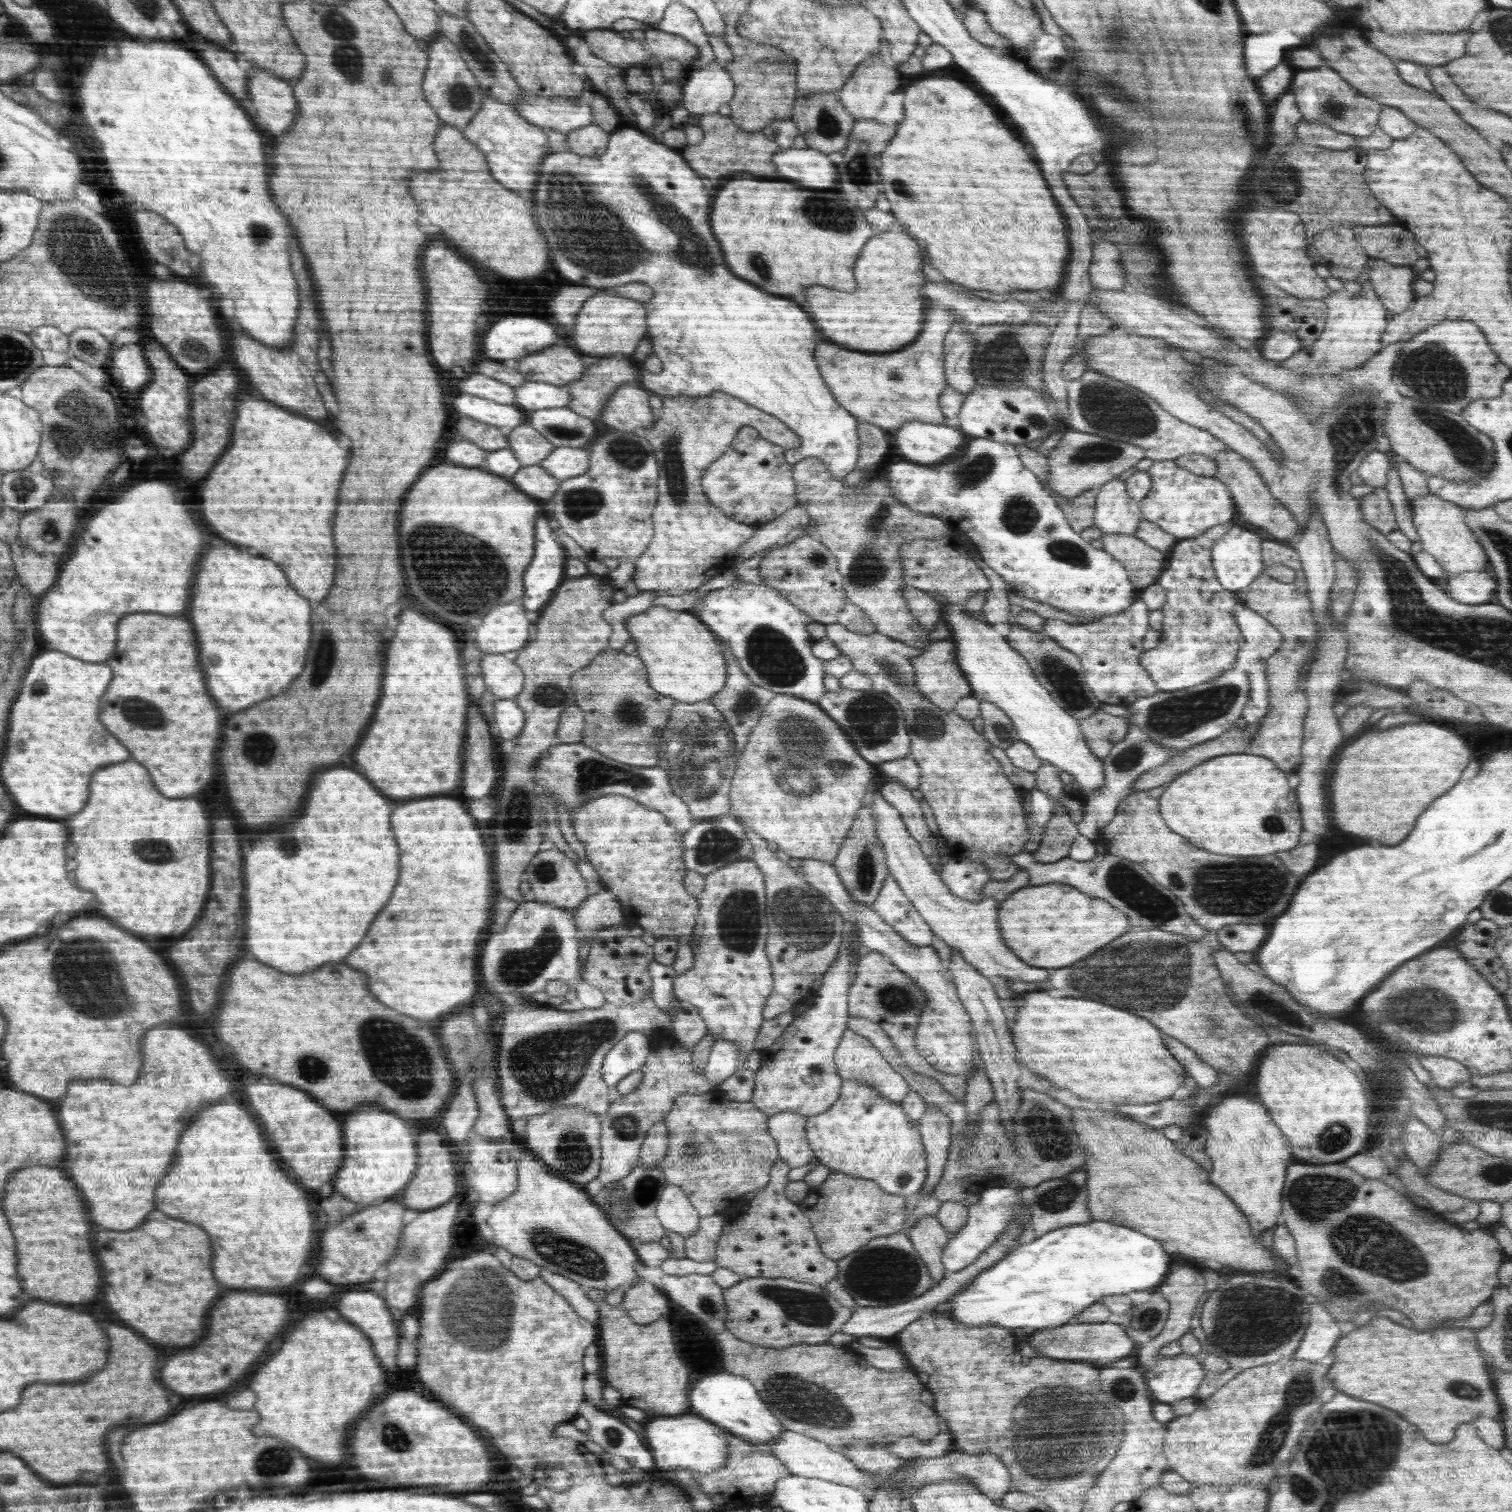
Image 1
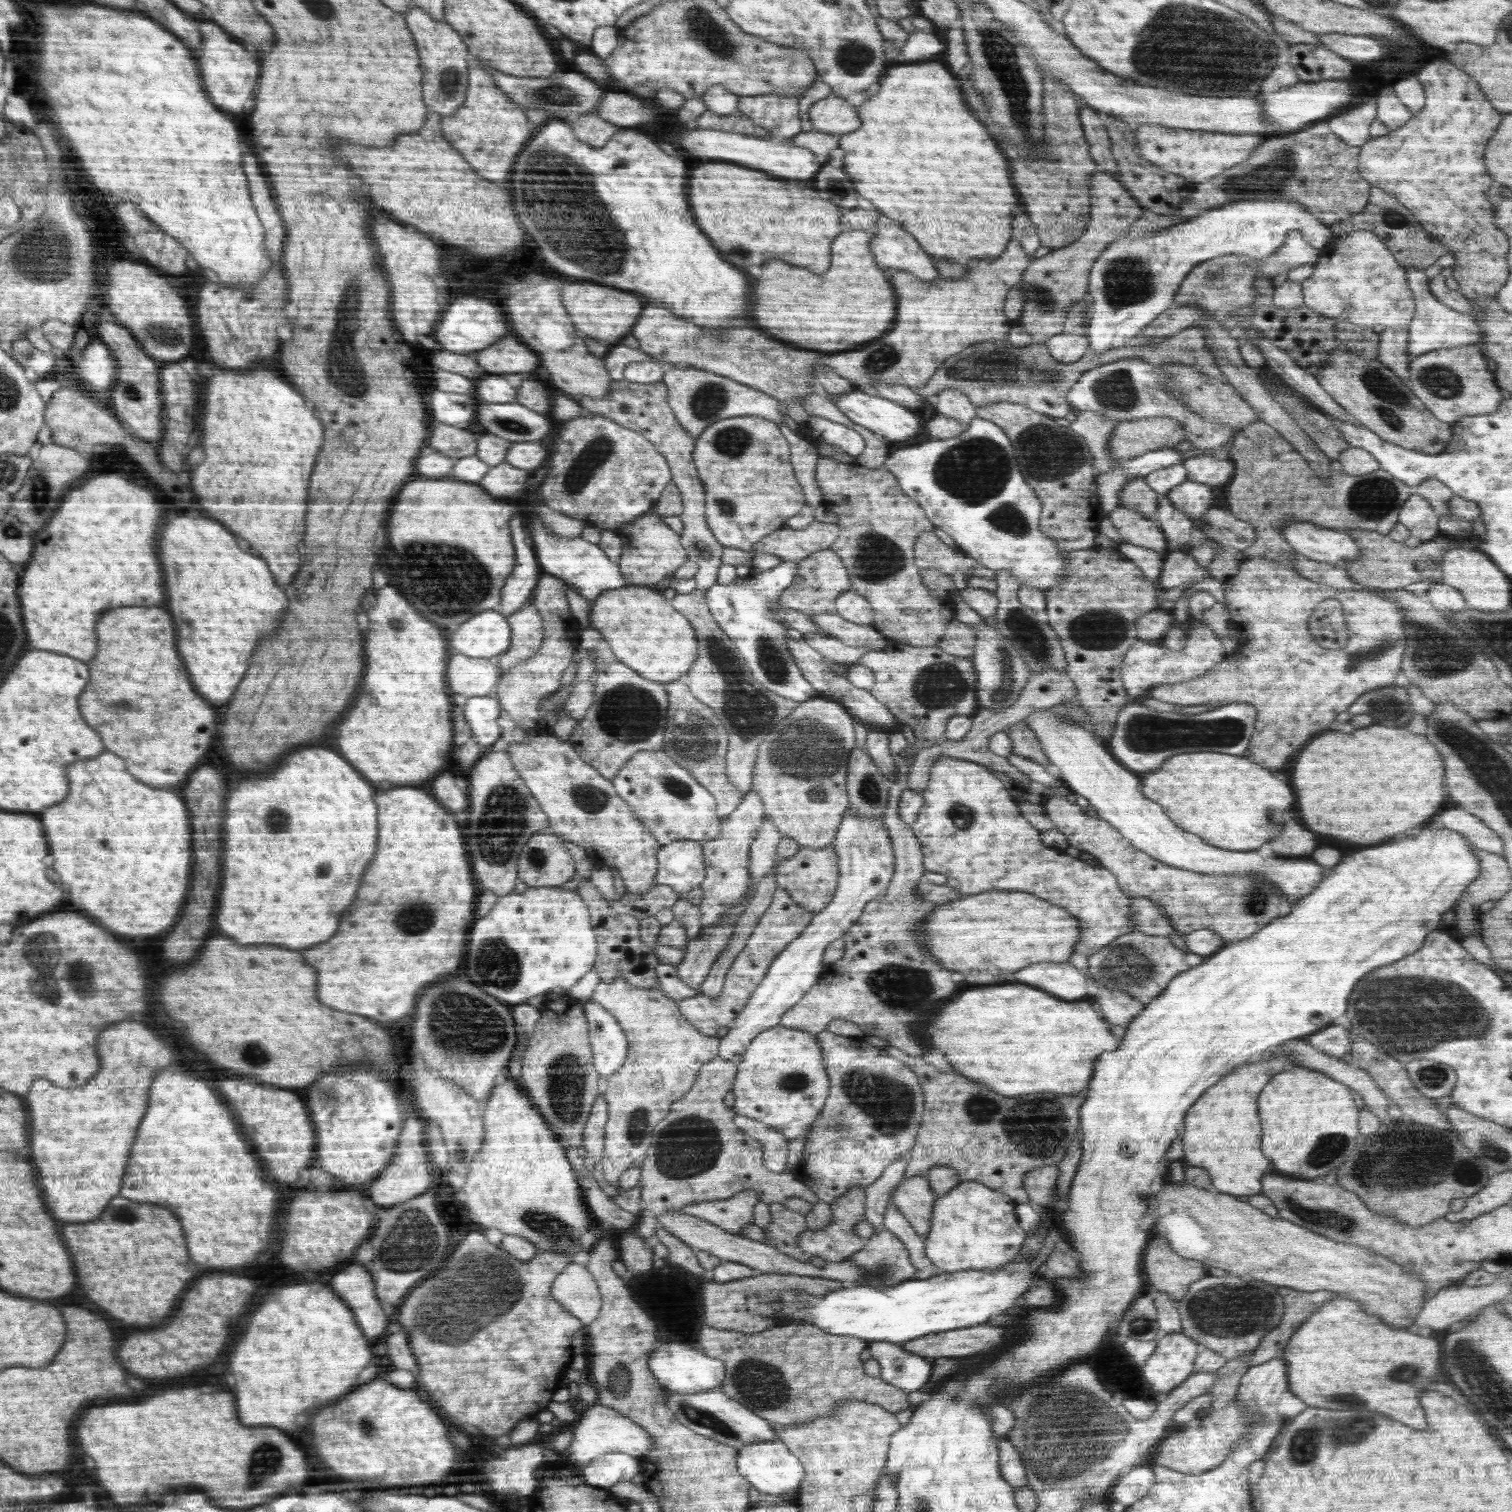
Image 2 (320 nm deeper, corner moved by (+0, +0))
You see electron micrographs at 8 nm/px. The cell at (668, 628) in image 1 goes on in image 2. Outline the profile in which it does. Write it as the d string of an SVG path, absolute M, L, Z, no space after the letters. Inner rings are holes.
M630 585L607 590L590 606L589 626L602 634L615 660L633 667L651 681L666 684L685 679L698 658L696 635L689 619L663 597L660 587Z

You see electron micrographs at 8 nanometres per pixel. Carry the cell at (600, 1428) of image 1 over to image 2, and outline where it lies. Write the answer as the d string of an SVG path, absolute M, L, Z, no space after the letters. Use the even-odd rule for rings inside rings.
M604 1454L583 1468L586 1485L604 1488L616 1484L620 1480L629 1480L632 1476L640 1474L645 1462L643 1458L628 1456L628 1454ZM606 1482L606 1484L602 1484Z

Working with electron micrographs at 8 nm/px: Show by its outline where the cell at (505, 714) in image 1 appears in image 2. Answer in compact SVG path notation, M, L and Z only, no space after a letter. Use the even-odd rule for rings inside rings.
M495 694L467 698L464 718L472 730L474 740L480 744L480 747L484 746L485 752L482 754L486 754L496 738L500 739L500 728L496 724L498 714L500 714L500 706Z

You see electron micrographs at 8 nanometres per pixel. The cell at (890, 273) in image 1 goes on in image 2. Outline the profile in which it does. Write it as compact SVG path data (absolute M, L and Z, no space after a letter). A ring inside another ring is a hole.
M873 230L844 231L834 244L834 258L830 270L824 274L812 274L804 268L790 266L780 260L770 260L762 264L762 280L756 278L752 284L752 308L750 316L754 322L766 330L772 338L786 340L804 350L820 350L820 352L840 352L858 348L864 342L876 340L884 336L886 330L892 328L896 318L896 296L880 272L880 267L874 264L874 254L870 251L870 242L874 240Z

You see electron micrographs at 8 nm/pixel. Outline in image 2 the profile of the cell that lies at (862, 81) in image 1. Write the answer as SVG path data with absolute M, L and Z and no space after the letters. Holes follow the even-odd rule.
M828 97L814 102L808 110L812 131L828 134L846 134L860 128L860 115L857 108L851 106L846 99Z

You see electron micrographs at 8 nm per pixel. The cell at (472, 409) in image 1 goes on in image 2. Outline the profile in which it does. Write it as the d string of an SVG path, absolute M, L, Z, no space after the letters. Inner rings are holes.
M436 390L429 396L430 412L434 424L467 426L475 422L476 405L480 403L474 394L452 394Z

